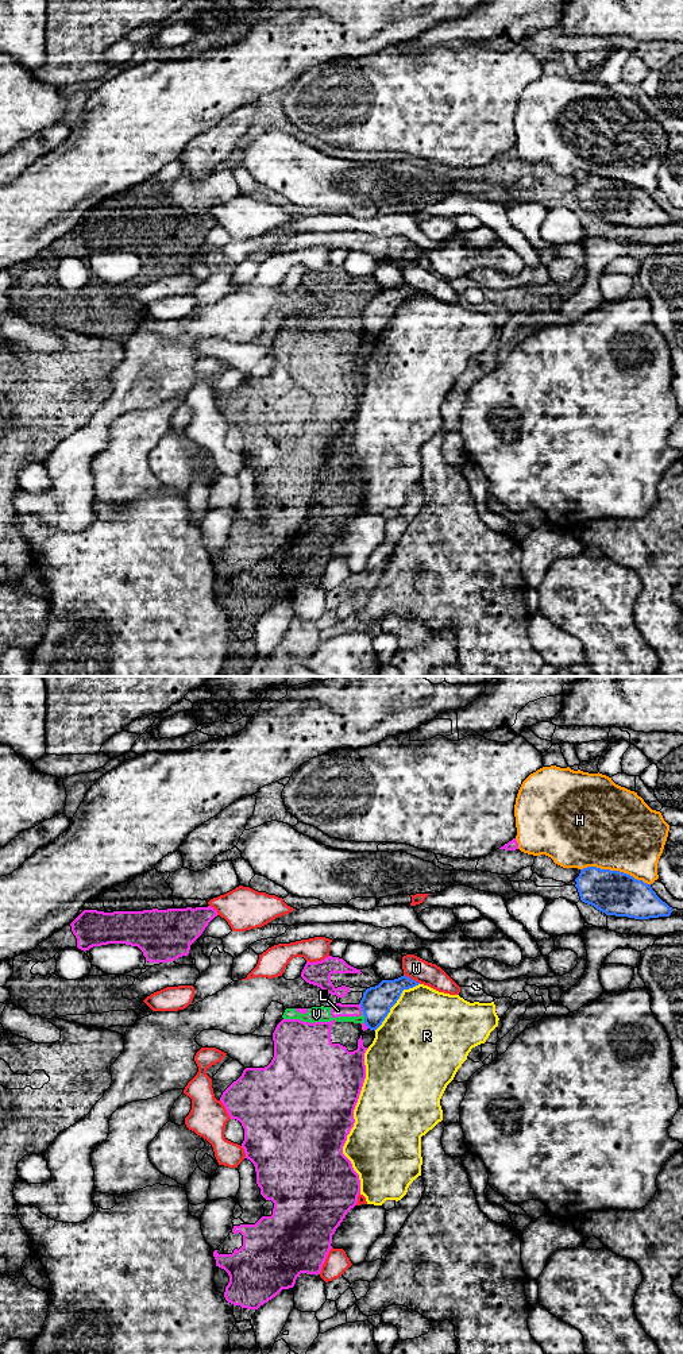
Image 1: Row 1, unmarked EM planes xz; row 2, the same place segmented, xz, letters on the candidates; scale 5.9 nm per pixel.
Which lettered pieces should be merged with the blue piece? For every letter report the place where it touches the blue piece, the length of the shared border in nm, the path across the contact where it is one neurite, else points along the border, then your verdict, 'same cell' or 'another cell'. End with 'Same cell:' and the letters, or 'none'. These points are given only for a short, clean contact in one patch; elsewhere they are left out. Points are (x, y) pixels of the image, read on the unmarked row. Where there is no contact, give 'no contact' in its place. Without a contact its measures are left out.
H: contact xz (616, 180); length 420 nm; another cell
L: contact xz (361, 315); length 50 nm; another cell
R: contact xz (396, 311); length 400 nm; another cell
V: contact xz (365, 326); length 80 nm; border xz (362, 319), (365, 331); another cell
W: contact xz (411, 288); length 120 nm; another cell
Same cell: none

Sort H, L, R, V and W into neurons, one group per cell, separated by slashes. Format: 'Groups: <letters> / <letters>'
Groups: H / L V / R / W

